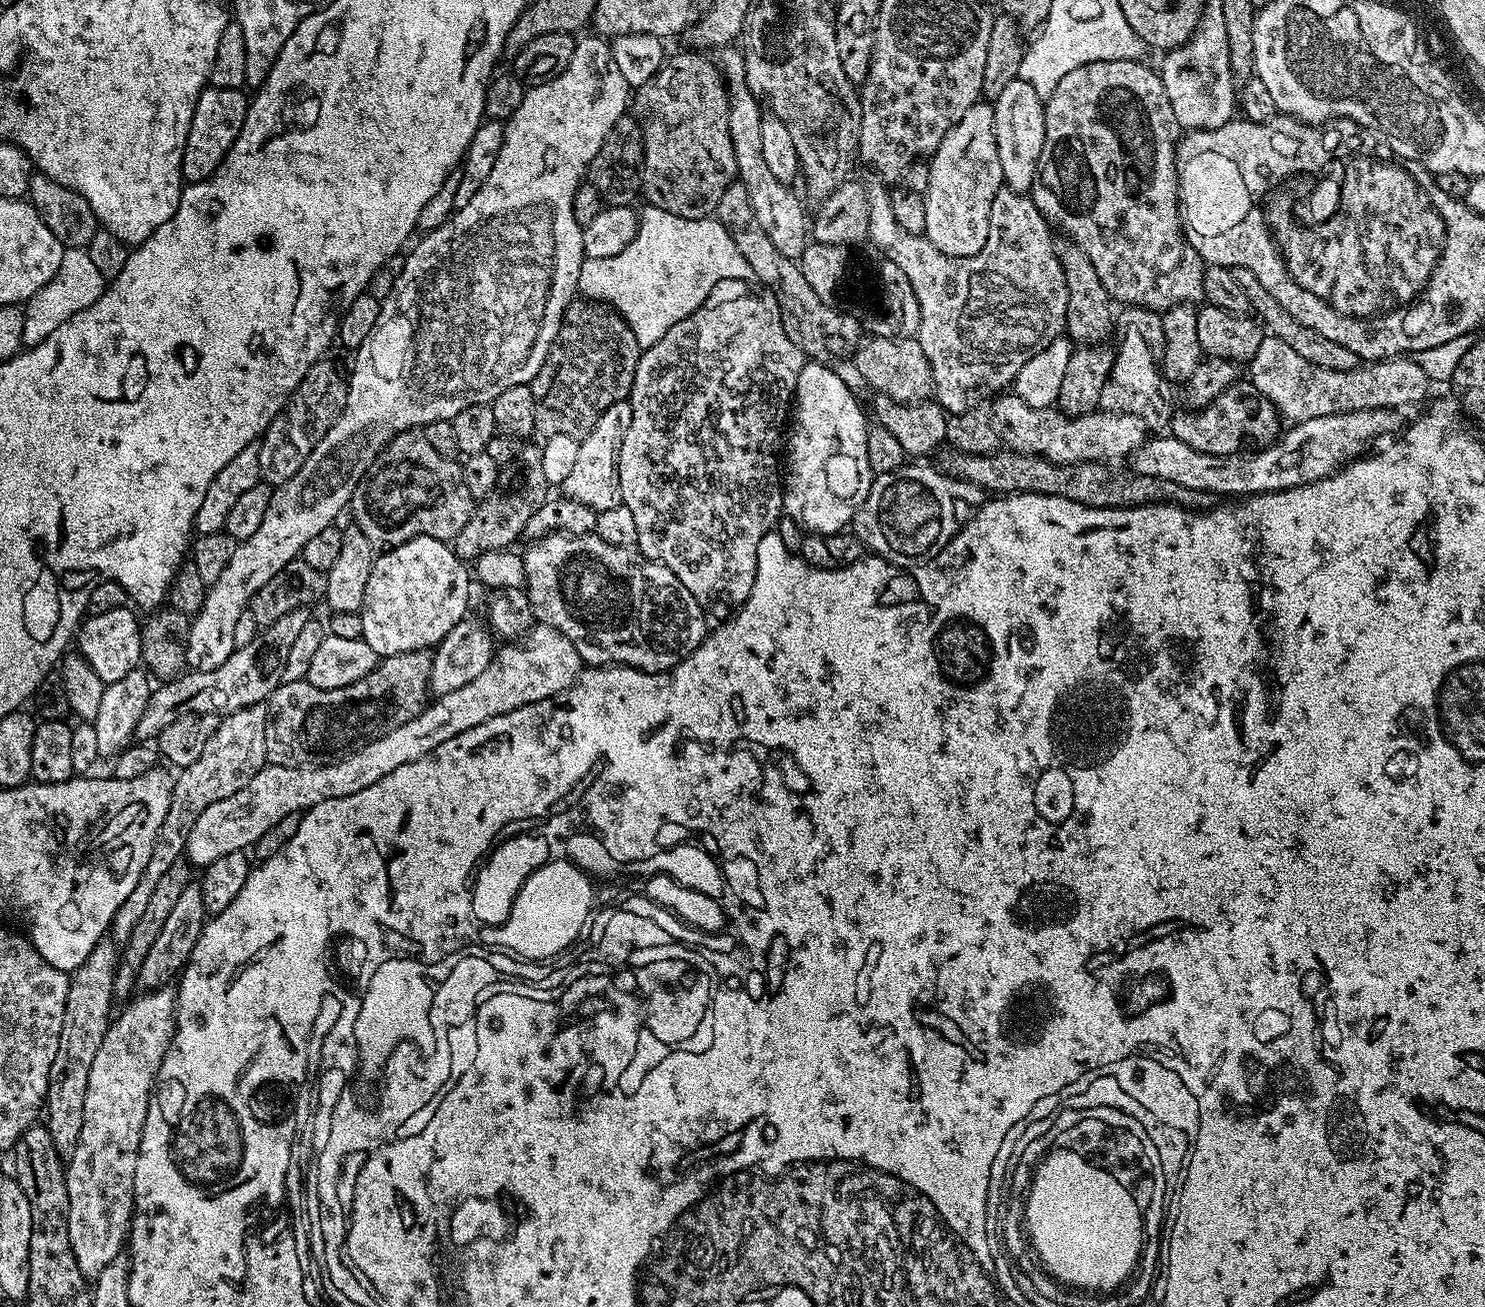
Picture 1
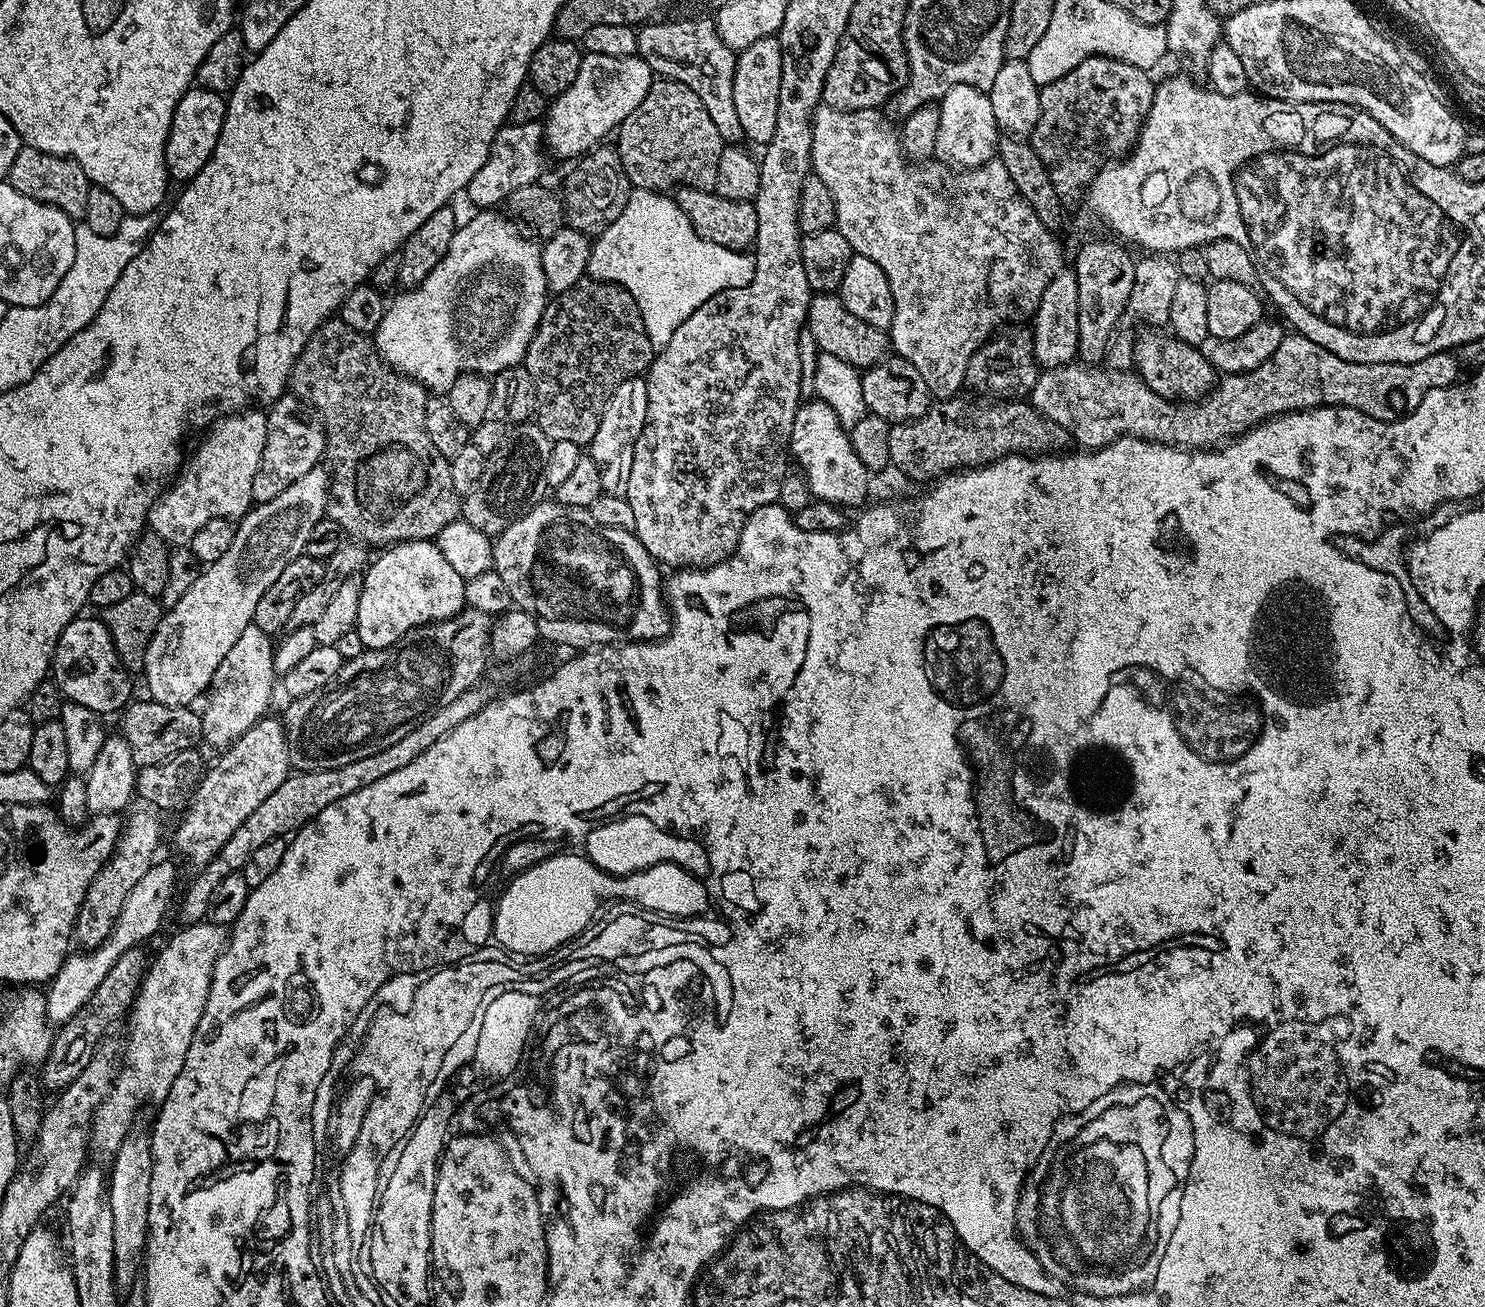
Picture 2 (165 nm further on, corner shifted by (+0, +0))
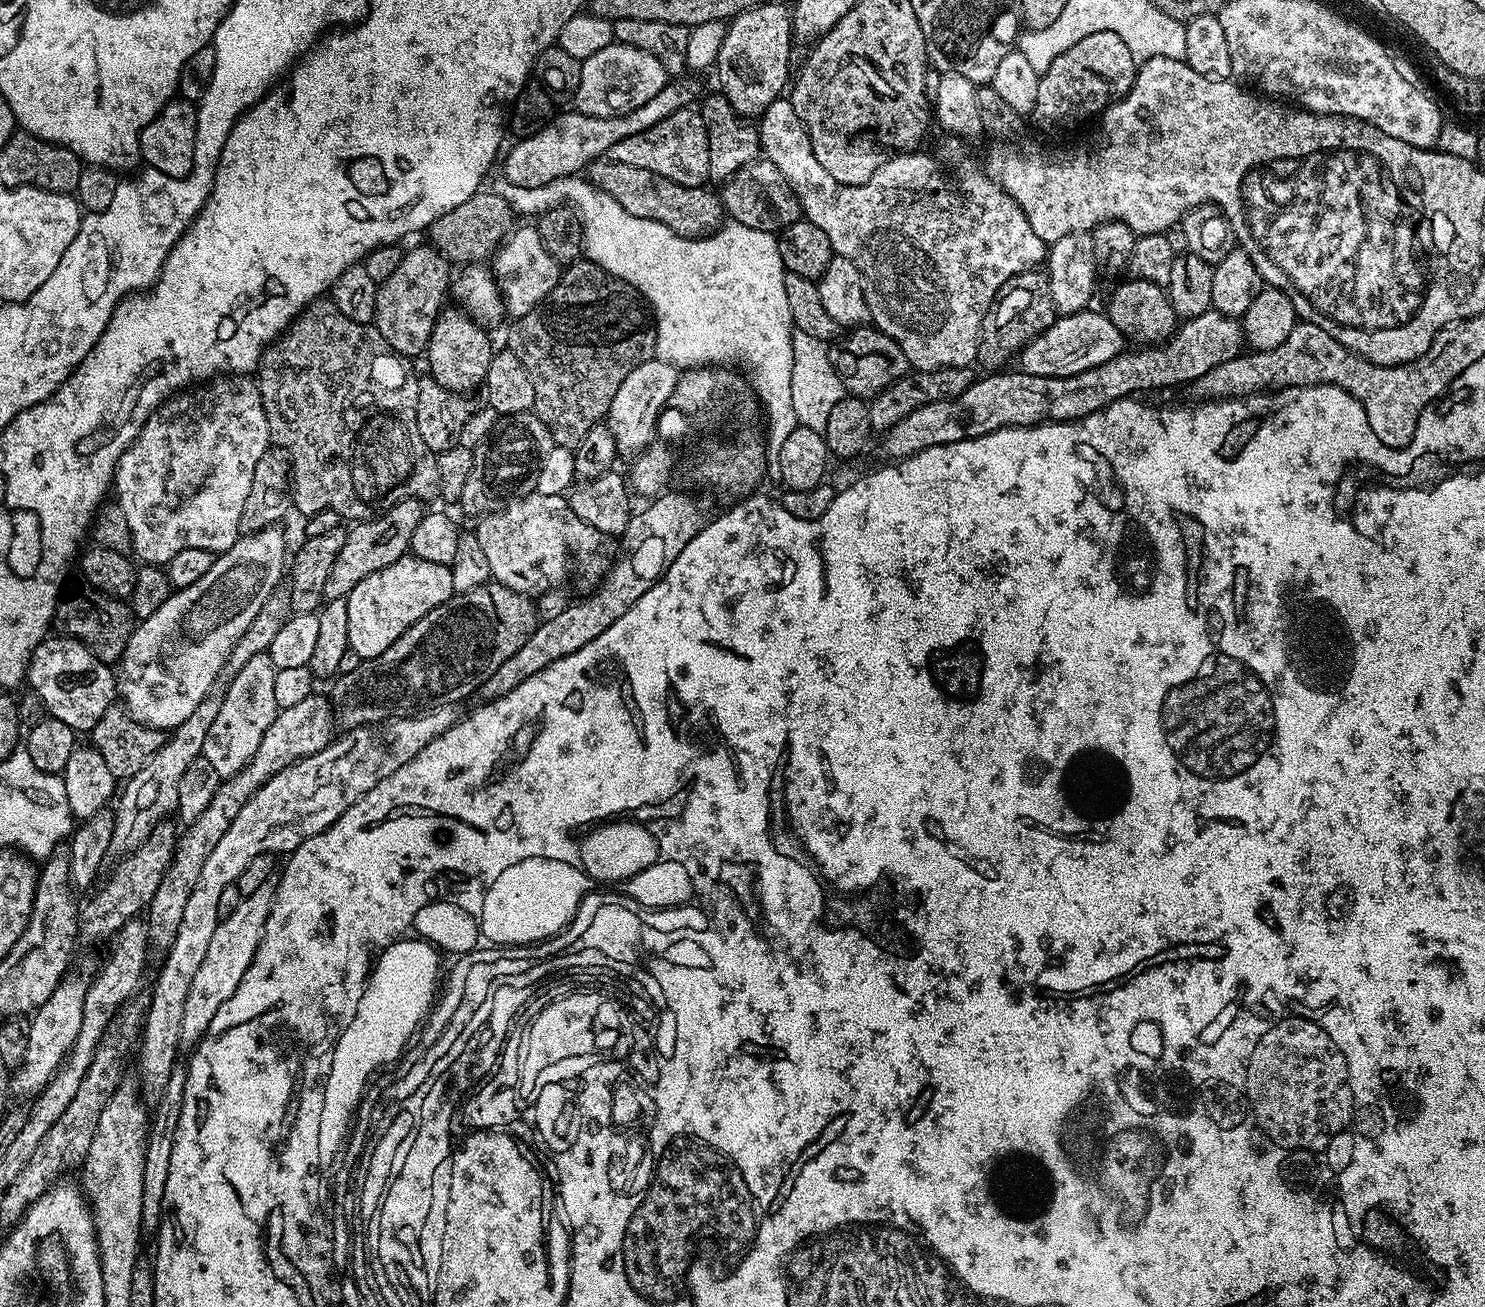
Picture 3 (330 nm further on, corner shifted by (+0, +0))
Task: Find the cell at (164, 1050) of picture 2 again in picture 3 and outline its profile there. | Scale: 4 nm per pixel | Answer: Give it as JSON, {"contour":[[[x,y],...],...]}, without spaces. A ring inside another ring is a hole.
{"contour":[[[269,882],[258,886],[258,890],[254,890],[252,896],[243,897],[240,905],[216,925],[214,934],[210,938],[210,946],[206,946],[206,958],[195,971],[189,993],[186,994],[185,1009],[182,1011],[179,1029],[181,1045],[199,1044],[210,1022],[214,1022],[214,1014],[218,1014],[222,1002],[226,1002],[234,994],[234,990],[238,990],[238,982],[242,980],[242,974],[248,969],[256,953],[260,934],[264,931],[264,923],[268,917],[268,909],[271,908],[275,895],[275,883]]]}

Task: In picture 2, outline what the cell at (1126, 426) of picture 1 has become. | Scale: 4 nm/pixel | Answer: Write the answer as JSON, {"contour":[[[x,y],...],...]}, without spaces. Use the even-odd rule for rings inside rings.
{"contour":[[[1299,334],[1285,335],[1281,345],[1278,346],[1274,354],[1266,359],[1266,362],[1258,366],[1257,369],[1250,370],[1248,373],[1234,373],[1232,375],[1221,375],[1218,383],[1207,396],[1203,397],[1199,402],[1177,402],[1175,400],[1167,400],[1162,398],[1162,394],[1154,394],[1154,390],[1150,390],[1150,386],[1146,386],[1146,382],[1140,379],[1139,375],[1131,374],[1127,376],[1124,372],[1103,372],[1103,367],[1089,366],[1083,362],[1071,362],[1064,364],[1059,368],[1049,368],[1041,371],[1034,382],[1034,386],[1030,391],[1030,403],[1037,412],[1040,412],[1048,420],[1058,422],[1058,426],[1062,426],[1064,431],[1068,433],[1073,441],[1076,440],[1077,445],[1083,446],[1088,450],[1104,448],[1108,444],[1113,444],[1119,436],[1137,436],[1143,440],[1153,440],[1159,444],[1171,444],[1177,448],[1187,448],[1189,450],[1207,450],[1213,446],[1223,445],[1225,442],[1231,441],[1233,438],[1244,435],[1256,425],[1262,423],[1263,420],[1269,420],[1272,416],[1280,416],[1284,412],[1302,412],[1310,408],[1323,408],[1331,406],[1333,408],[1353,408],[1354,410],[1362,410],[1366,415],[1373,416],[1379,420],[1398,420],[1401,416],[1407,416],[1413,412],[1422,402],[1422,398],[1426,398],[1426,394],[1435,388],[1449,388],[1450,385],[1457,383],[1456,376],[1462,368],[1461,361],[1457,359],[1451,351],[1439,352],[1438,354],[1430,354],[1430,358],[1422,358],[1422,362],[1414,362],[1413,364],[1359,364],[1358,362],[1346,362],[1342,358],[1338,358],[1338,354],[1330,354],[1330,350],[1326,350],[1322,346],[1318,346],[1318,342],[1310,342],[1310,338]]]}

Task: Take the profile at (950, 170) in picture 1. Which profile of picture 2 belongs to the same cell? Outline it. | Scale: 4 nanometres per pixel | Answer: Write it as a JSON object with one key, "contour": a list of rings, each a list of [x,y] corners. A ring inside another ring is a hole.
{"contour":[[[955,84],[939,101],[940,121],[936,156],[945,165],[960,164],[961,169],[971,170],[985,164],[998,152],[998,125],[994,106],[990,106],[987,91],[969,84]]]}

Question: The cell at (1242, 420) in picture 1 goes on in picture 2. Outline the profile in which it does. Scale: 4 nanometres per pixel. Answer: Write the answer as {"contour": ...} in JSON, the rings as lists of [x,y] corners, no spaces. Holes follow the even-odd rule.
{"contour":[[[1148,326],[1136,336],[1136,368],[1140,379],[1162,394],[1162,398],[1177,402],[1196,402],[1208,395],[1218,383],[1218,372],[1209,357],[1195,344],[1182,342],[1176,336],[1164,330]],[[1165,332],[1165,333],[1164,333]],[[1202,352],[1202,353],[1200,353]]]}

